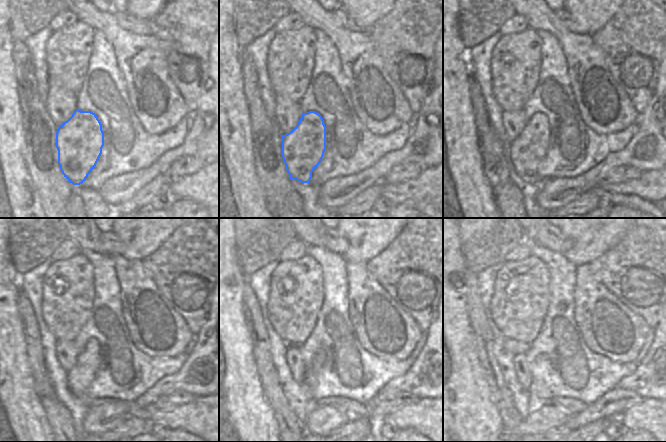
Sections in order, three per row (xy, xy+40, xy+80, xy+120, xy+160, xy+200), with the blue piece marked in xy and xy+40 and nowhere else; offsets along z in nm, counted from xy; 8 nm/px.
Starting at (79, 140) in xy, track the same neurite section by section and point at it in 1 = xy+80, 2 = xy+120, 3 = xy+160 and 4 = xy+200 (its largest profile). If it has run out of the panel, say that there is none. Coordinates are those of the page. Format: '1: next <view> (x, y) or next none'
1: next xy+80 (526, 151)
2: next xy+120 (80, 377)
3: next xy+160 (354, 410)
4: next xy+200 (570, 406)

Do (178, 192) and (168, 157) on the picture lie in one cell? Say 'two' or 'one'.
two

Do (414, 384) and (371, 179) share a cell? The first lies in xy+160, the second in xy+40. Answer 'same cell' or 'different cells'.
same cell

